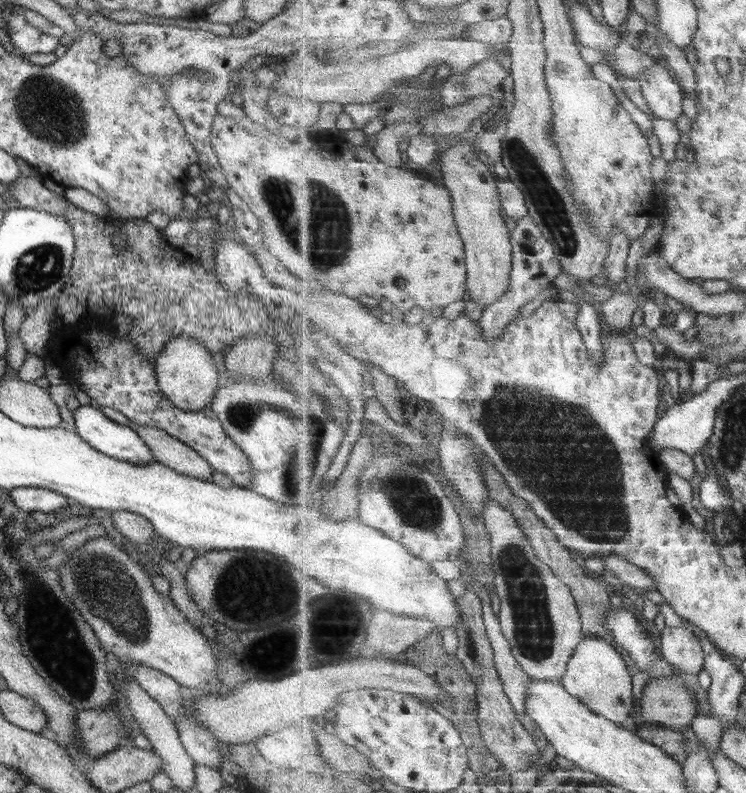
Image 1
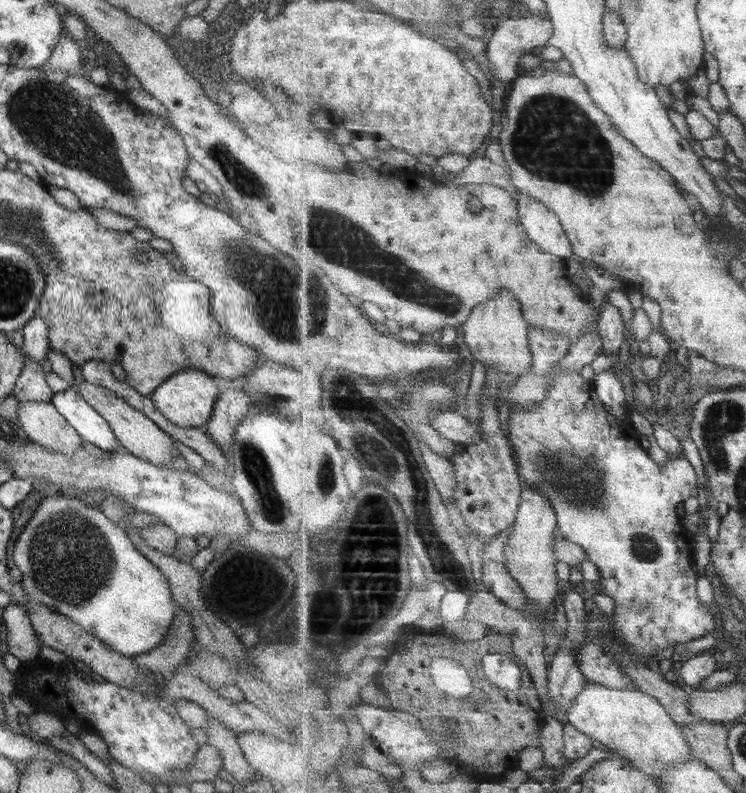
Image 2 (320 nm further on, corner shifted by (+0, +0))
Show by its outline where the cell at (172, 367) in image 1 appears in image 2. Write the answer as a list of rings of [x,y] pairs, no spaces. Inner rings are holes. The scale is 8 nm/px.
[[[182,370],[164,380],[151,393],[154,409],[161,414],[165,420],[172,422],[181,428],[204,427],[209,420],[213,410],[216,397],[219,395],[219,388],[213,382],[213,377],[203,373],[201,370]]]

